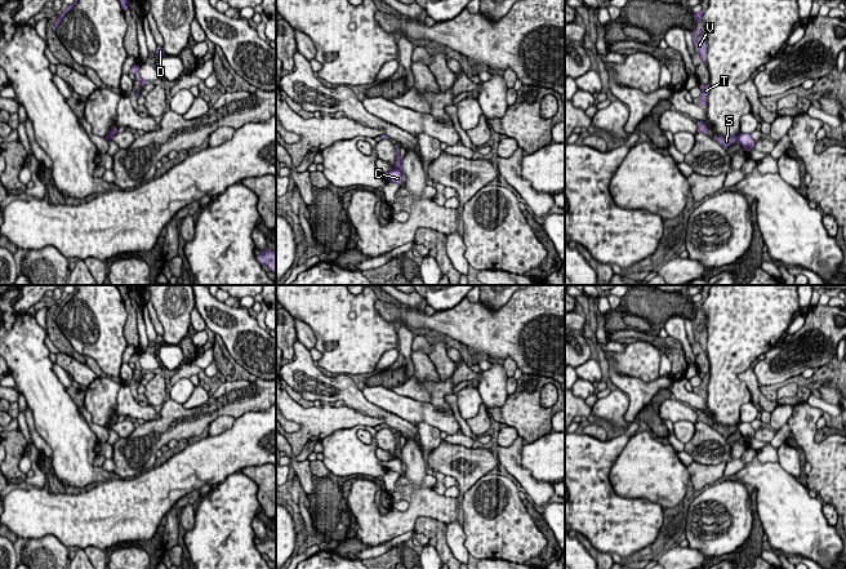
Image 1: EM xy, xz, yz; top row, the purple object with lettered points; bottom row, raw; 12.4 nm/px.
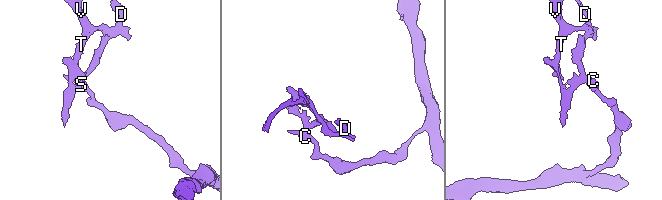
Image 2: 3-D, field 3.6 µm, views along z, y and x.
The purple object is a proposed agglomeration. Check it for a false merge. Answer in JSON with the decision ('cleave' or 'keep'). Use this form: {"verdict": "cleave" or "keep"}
{"verdict": "cleave"}

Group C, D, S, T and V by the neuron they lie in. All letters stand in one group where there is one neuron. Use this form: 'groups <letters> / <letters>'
groups C / D S T V

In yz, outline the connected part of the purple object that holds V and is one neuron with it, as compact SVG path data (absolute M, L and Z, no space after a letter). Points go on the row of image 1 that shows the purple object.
M698 25L693 32L693 43L696 48L696 53L700 55L703 62L707 65L707 50L708 50L708 44L707 44L707 37L703 37L702 40L699 39L700 36L702 27Z

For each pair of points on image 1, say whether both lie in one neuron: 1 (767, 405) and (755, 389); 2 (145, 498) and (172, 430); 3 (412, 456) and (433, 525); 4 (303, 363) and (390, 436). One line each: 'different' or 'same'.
1: same
2: different
3: different
4: different

